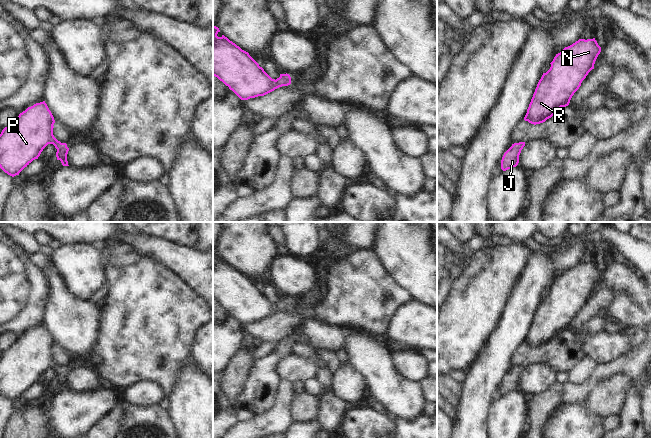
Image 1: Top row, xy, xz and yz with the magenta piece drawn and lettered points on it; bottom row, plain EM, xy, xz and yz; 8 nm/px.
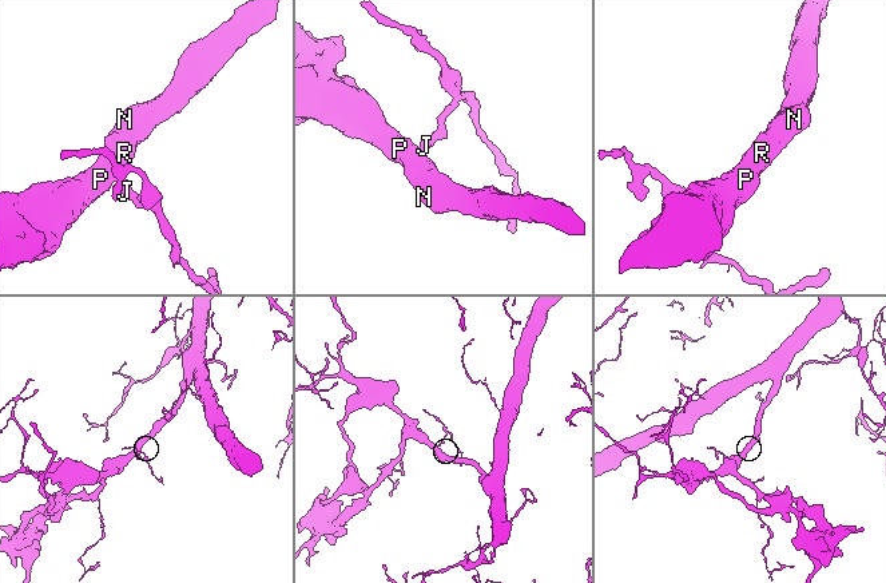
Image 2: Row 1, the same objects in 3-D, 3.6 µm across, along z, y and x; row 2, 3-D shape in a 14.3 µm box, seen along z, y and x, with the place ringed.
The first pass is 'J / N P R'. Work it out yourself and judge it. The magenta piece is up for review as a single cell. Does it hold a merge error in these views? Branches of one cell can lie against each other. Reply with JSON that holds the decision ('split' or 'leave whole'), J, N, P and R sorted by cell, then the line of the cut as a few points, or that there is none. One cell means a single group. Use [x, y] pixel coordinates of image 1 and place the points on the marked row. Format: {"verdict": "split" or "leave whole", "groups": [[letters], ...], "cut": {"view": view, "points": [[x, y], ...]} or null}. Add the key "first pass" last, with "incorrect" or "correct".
{"verdict": "leave whole", "groups": [["J", "N", "P", "R"]], "cut": null, "first pass": "incorrect"}

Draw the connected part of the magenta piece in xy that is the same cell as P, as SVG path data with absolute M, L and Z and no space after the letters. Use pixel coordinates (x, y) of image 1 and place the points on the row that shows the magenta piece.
M45 101L36 103L20 113L0 134L0 168L12 177L19 175L33 160L38 159L48 144L53 144L57 149L57 160L60 160L63 166L69 166L67 161L69 148L66 143L61 143L54 137L54 123L54 117Z

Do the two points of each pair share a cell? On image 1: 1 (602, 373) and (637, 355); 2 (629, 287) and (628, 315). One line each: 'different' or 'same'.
1: same
2: same

